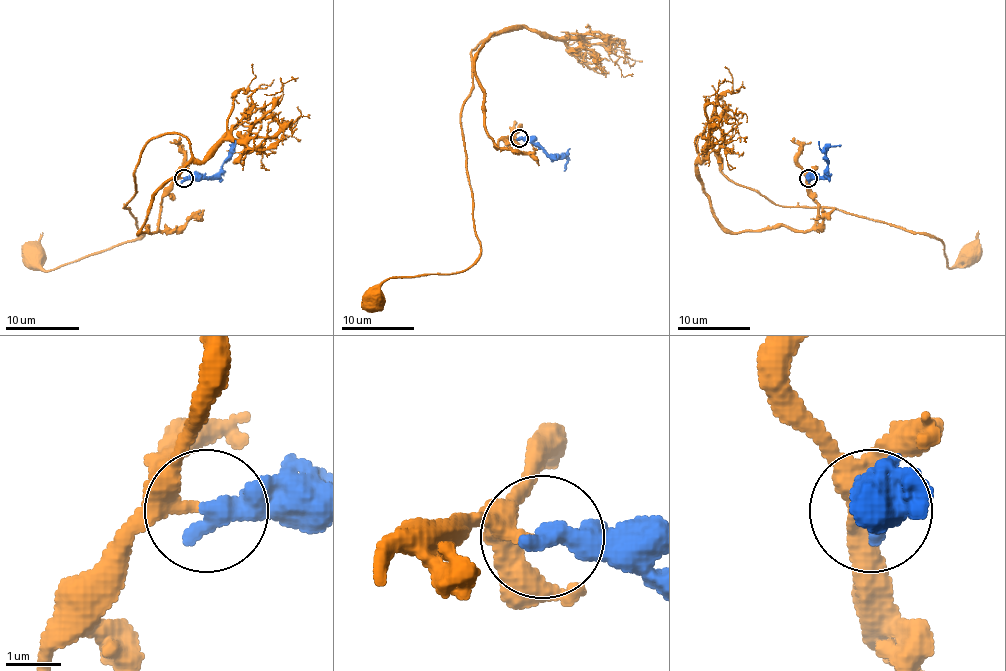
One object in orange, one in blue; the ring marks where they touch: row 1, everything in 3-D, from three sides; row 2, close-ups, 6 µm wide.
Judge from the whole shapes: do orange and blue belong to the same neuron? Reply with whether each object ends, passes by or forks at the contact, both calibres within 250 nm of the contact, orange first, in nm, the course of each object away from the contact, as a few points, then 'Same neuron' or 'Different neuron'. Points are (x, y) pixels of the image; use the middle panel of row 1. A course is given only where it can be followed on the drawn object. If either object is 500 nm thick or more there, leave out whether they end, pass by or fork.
At the ring orange passes by. At the ring blue ends. Thickness 280 nm (orange) against 480 nm. Course of orange: (519, 138), (495, 147), (475, 60), (526, 28), (472, 51), (481, 255), (383, 280), (381, 307). Course of blue: (519, 138), (533, 138), (551, 154), (564, 158), (564, 170). Same neuron

